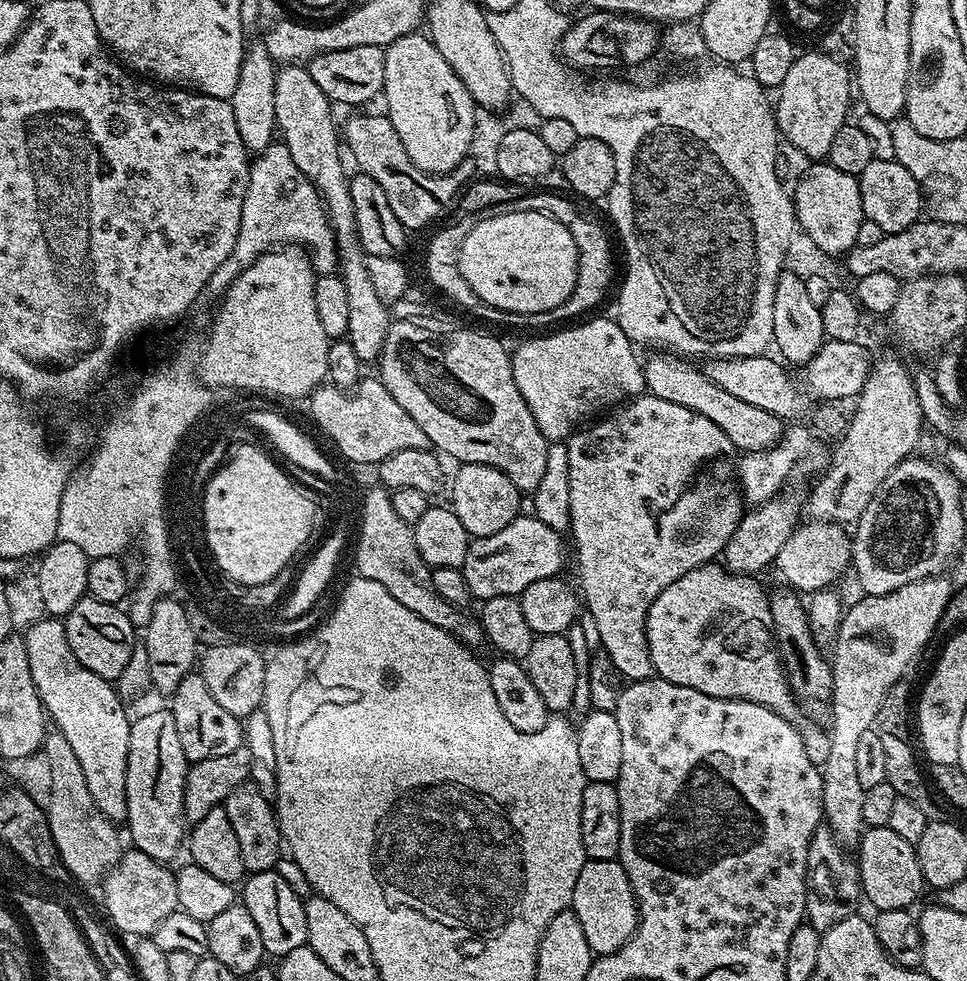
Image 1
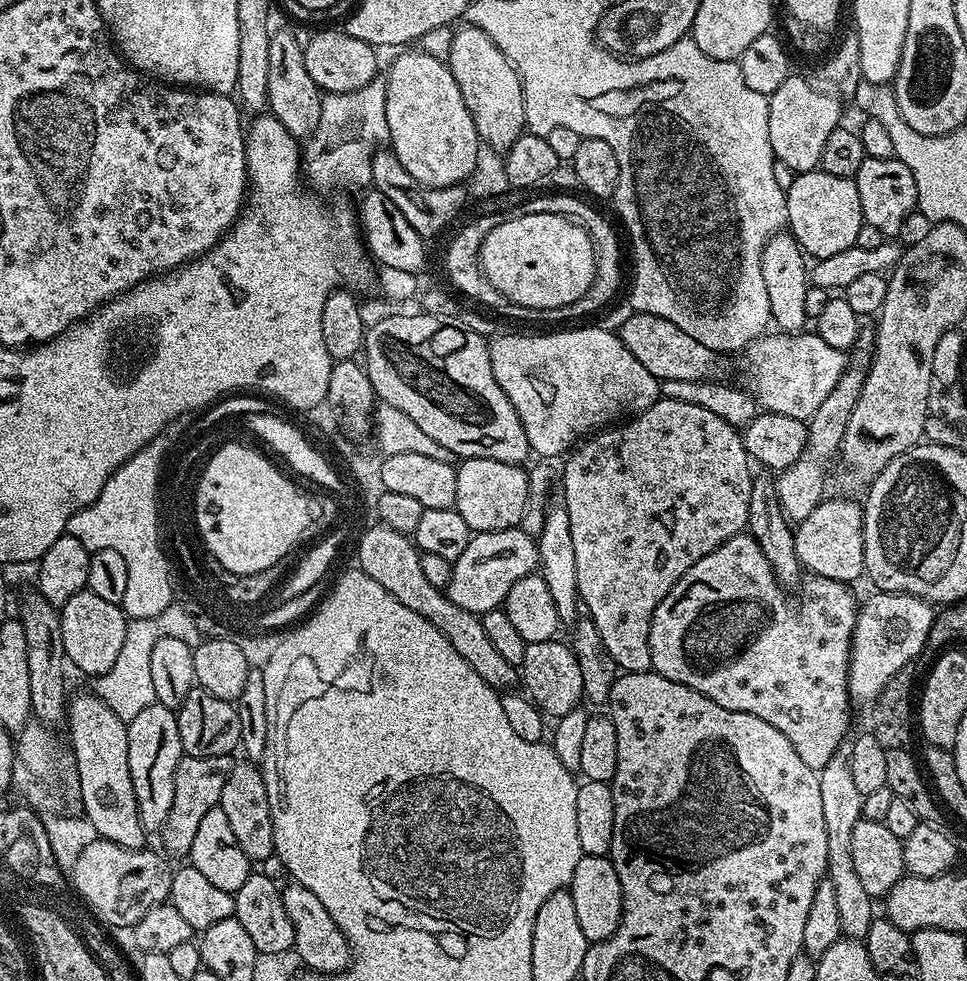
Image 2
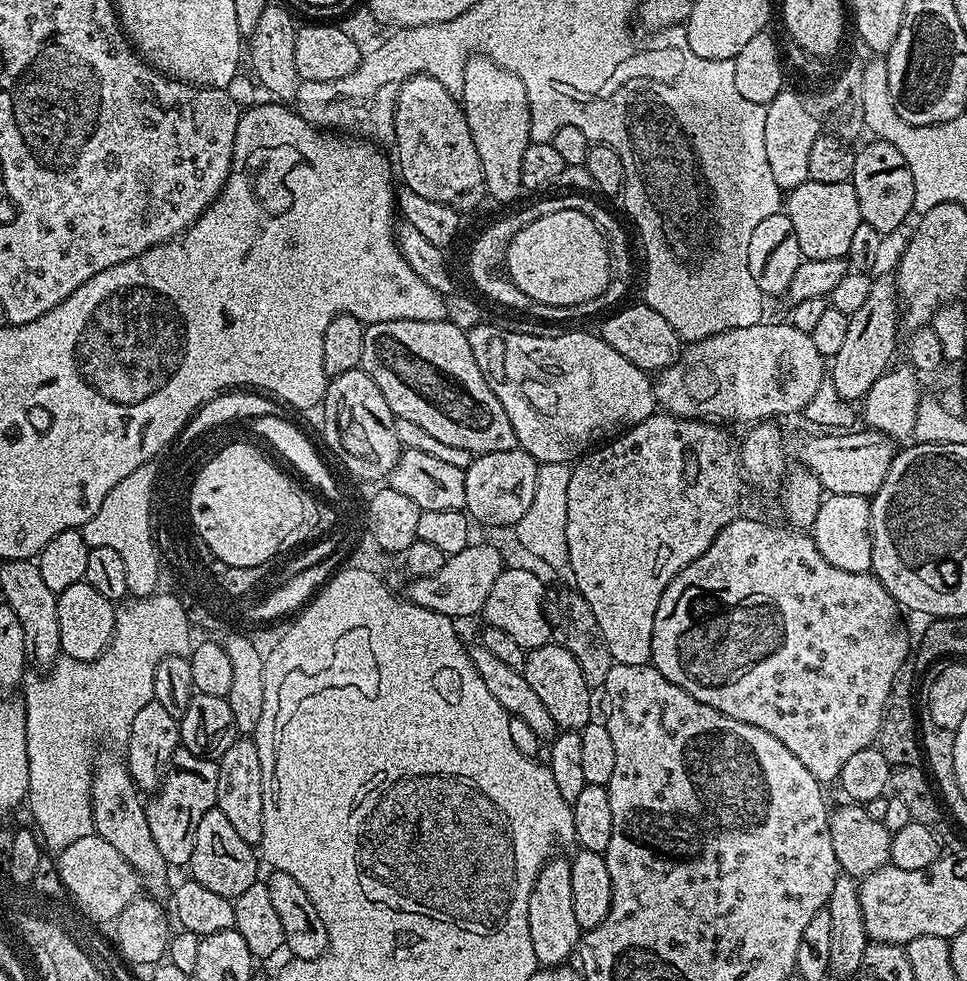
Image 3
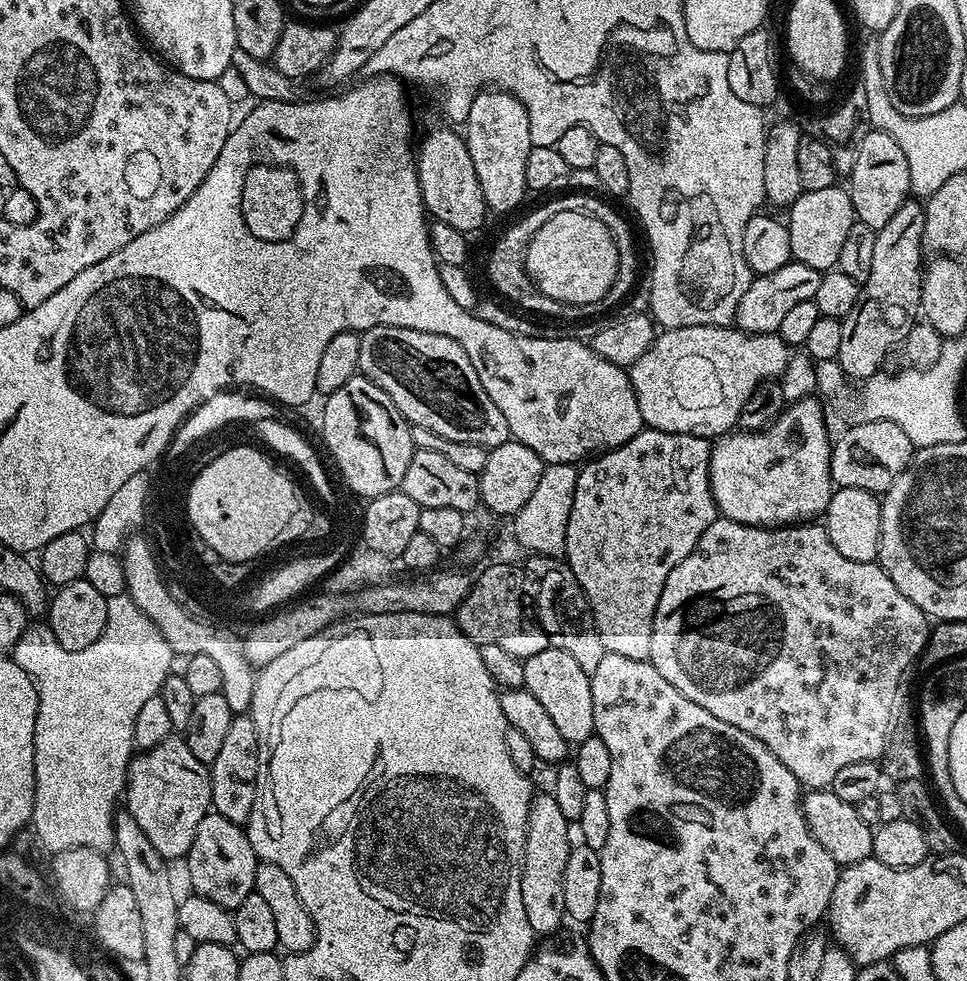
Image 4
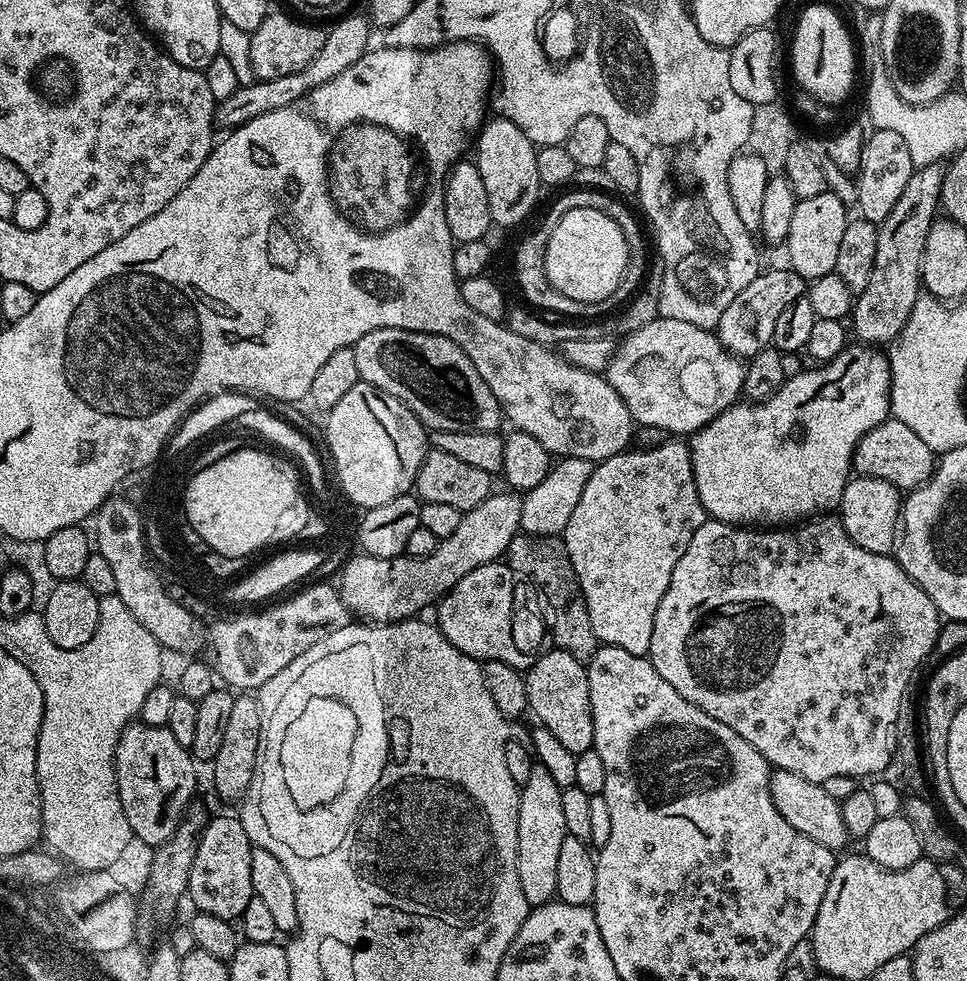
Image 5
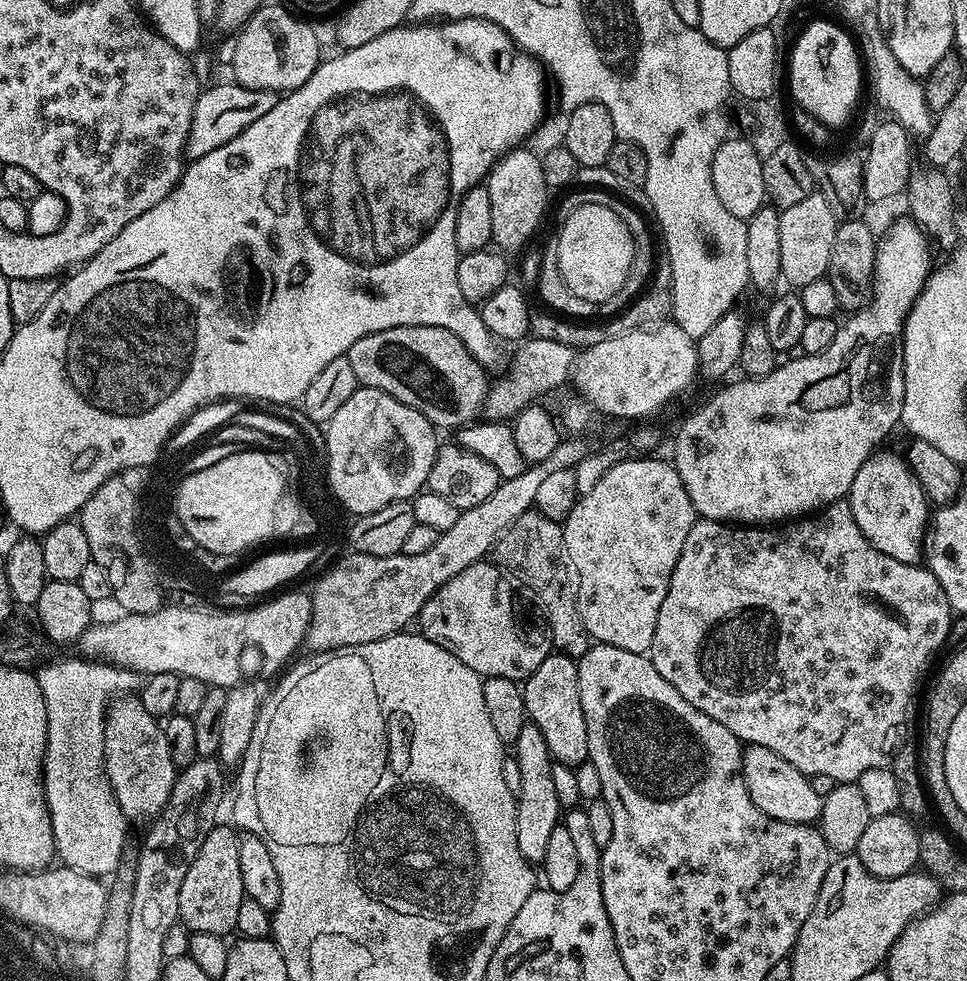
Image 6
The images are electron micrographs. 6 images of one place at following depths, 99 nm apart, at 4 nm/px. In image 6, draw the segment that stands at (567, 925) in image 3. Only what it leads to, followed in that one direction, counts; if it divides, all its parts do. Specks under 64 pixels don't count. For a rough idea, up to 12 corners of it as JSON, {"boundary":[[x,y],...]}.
{"boundary":[[522,726],[514,755],[518,848],[543,865],[562,820],[542,730]]}

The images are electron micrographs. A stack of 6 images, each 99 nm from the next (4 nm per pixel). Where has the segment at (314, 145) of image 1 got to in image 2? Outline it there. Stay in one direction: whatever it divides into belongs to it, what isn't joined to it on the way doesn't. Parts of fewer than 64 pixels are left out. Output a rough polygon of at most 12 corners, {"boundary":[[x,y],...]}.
{"boundary":[[272,32],[268,108],[297,138],[311,137],[322,93],[304,44]]}

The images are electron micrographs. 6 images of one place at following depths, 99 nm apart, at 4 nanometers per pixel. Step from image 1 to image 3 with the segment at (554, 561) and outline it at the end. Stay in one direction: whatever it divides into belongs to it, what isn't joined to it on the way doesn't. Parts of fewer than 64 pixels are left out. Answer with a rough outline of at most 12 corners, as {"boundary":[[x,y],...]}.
{"boundary":[[472,542],[406,599],[443,616],[479,617],[506,561]]}

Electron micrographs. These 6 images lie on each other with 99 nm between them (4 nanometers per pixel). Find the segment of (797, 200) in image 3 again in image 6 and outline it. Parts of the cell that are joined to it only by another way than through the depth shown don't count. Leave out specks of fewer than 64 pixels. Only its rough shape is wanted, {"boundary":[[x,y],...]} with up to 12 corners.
{"boundary":[[813,194],[780,212],[780,275],[828,275],[837,218]]}

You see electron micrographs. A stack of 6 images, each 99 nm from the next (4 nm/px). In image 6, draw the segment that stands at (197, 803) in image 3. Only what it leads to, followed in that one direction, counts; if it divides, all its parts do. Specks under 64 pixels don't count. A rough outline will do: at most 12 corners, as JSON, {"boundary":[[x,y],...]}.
{"boundary":[[135,695],[108,705],[104,765],[124,817],[156,820],[178,769]]}

